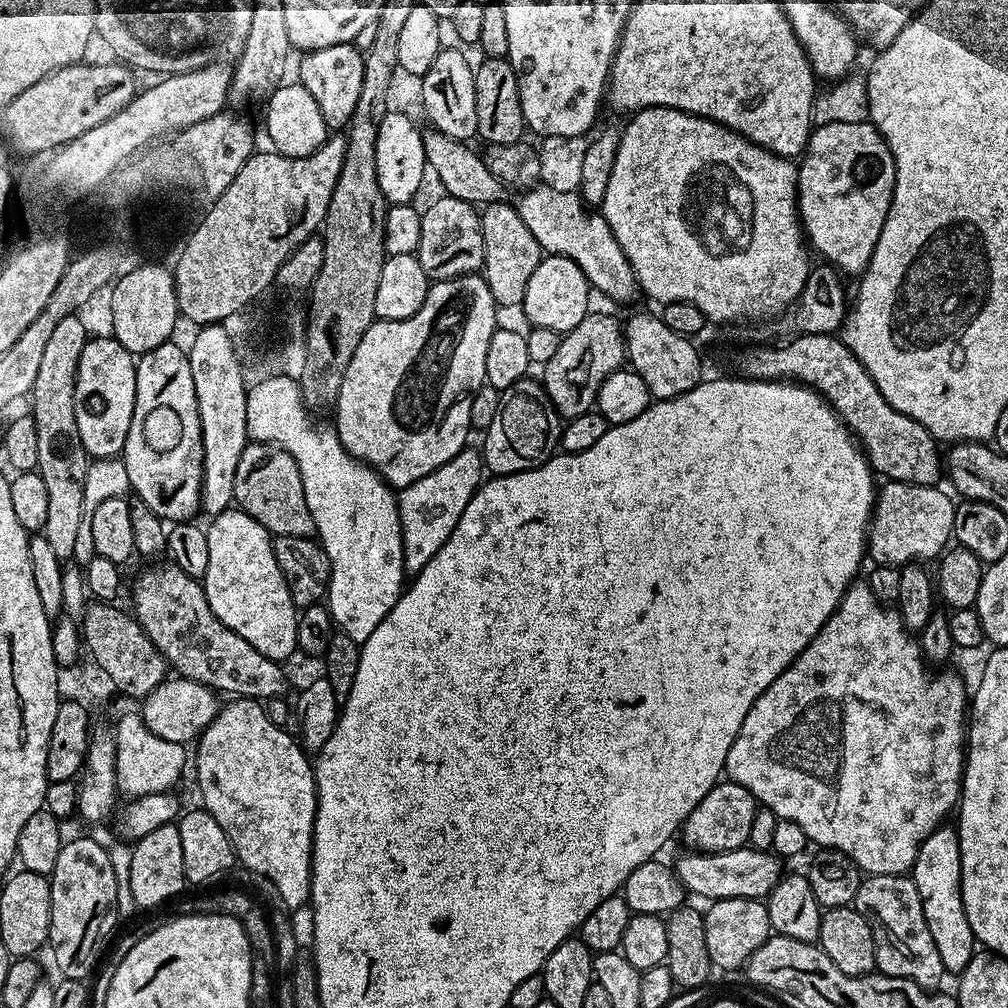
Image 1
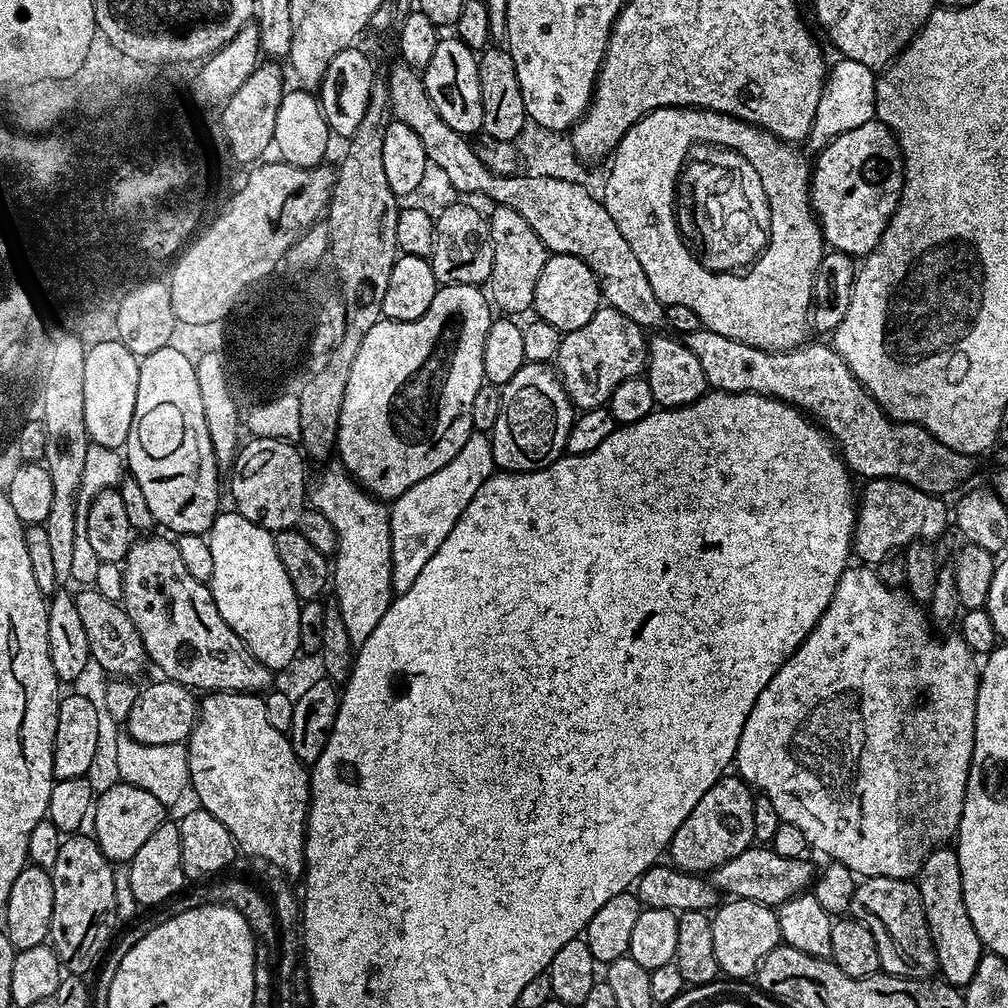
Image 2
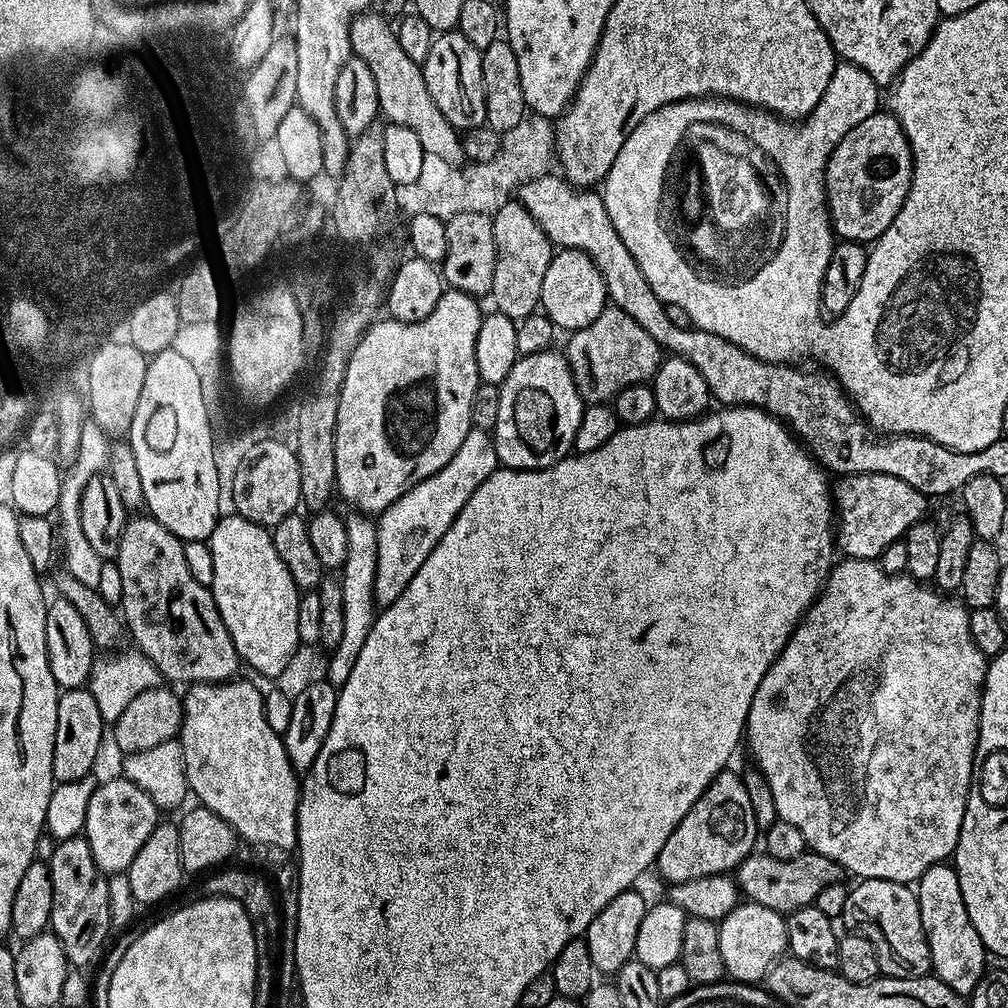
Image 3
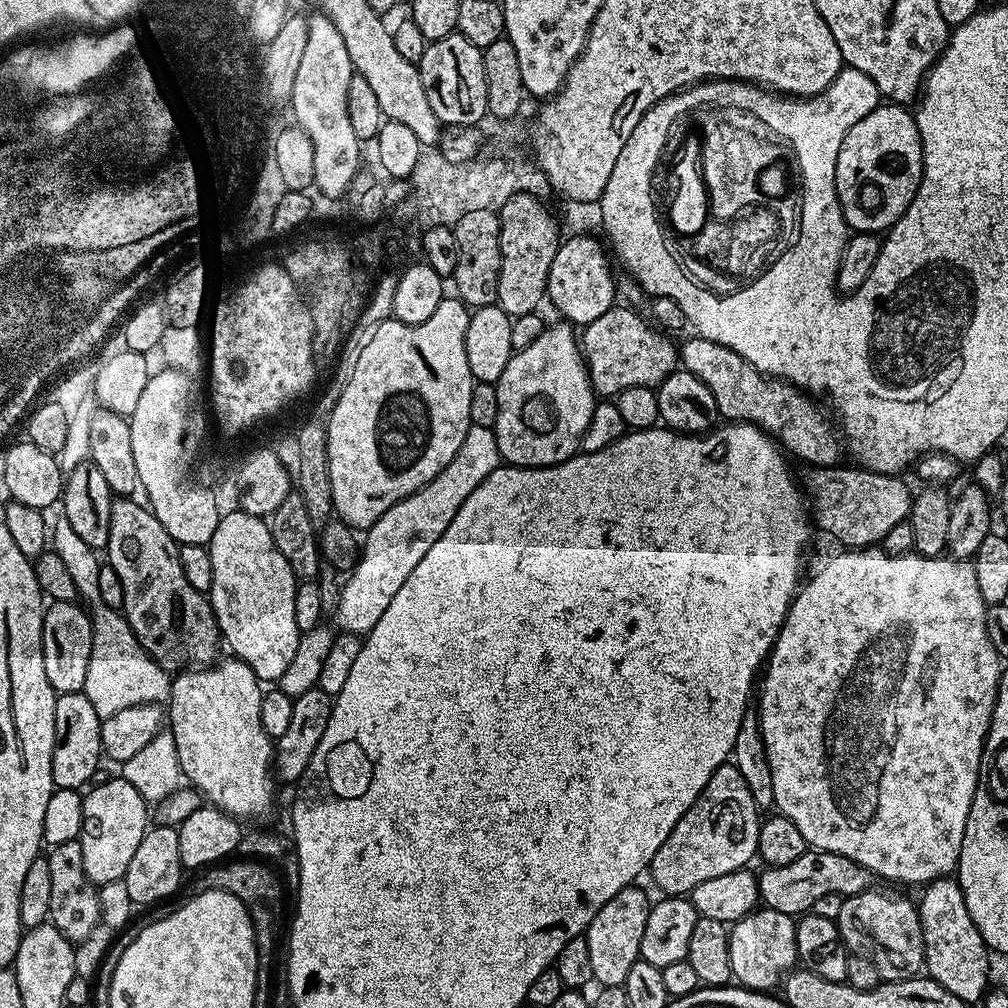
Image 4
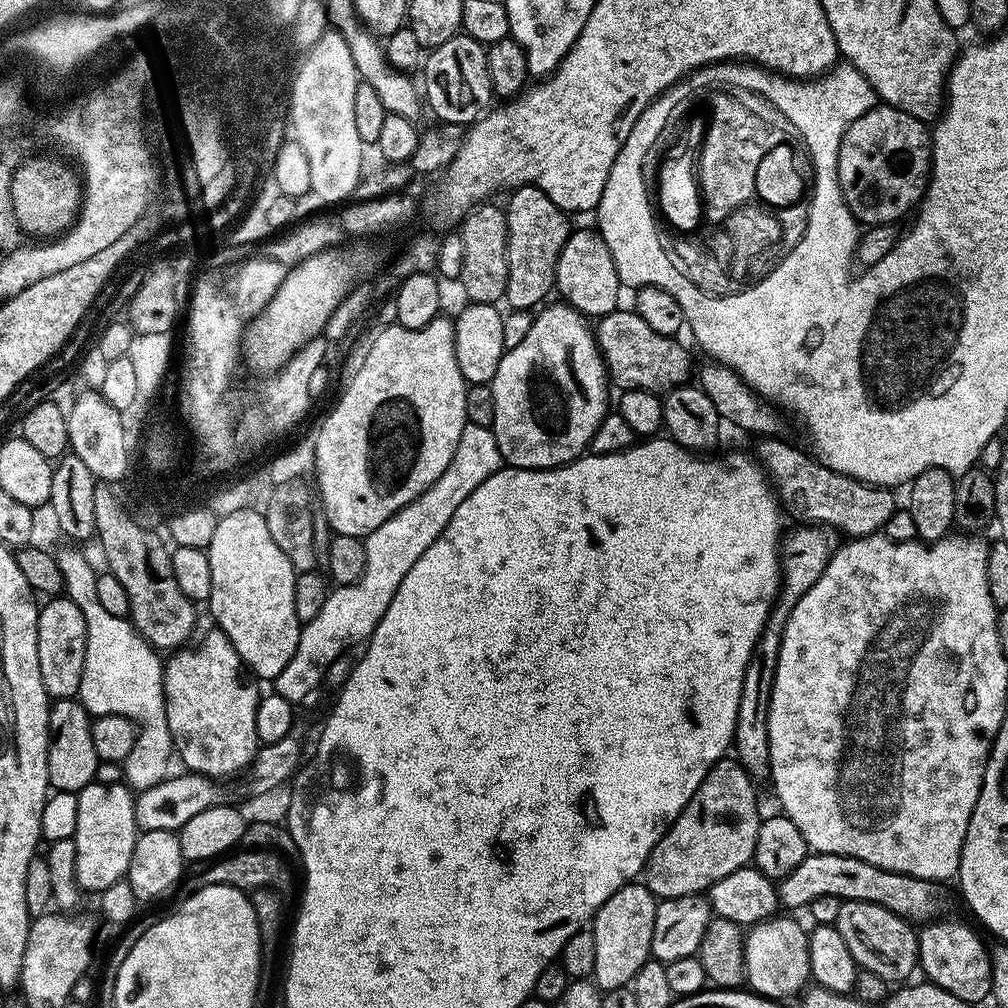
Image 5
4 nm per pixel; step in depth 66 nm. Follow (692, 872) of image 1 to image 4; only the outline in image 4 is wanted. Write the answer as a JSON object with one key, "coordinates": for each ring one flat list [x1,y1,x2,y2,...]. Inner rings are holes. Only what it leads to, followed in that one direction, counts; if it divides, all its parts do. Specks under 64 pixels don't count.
{"coordinates":[[805,850,794,862,786,862,786,866,765,867,759,873,760,898,763,907,778,910,782,914,799,918,811,913,814,902,825,894,853,896,859,892,869,891,873,887,874,877,858,862,846,858,842,854]]}

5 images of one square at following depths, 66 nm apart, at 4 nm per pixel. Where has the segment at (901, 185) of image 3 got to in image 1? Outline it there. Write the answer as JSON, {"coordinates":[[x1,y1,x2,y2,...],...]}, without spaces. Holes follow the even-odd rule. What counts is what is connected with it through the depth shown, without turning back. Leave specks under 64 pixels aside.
{"coordinates":[[868,120,830,122,813,127,808,144,798,160,796,209,800,211,800,227,811,251,815,255,817,252,821,261,831,264,845,277,859,277,874,254,874,246,878,246,878,234,882,234,882,226,890,214,895,173,894,154,890,154,890,146,886,146,882,134,878,134]]}

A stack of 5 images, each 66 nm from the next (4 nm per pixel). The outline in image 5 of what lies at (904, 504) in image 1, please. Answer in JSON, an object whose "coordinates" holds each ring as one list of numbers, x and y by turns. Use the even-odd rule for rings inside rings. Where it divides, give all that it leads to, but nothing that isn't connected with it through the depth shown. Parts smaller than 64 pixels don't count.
{"coordinates":[[760,438,755,441,755,459,761,468,768,473,769,480,776,490,777,497,782,505,783,511,792,516,797,516,797,521,807,522,812,526,827,526,829,529,837,528,845,532,845,537,859,538,861,536,875,536,884,527,884,523,890,518,890,514,898,511,898,504,892,495,891,488,880,488,875,482,863,484,846,474,838,474,821,464,815,455,803,452,792,444,787,444,784,438]]}

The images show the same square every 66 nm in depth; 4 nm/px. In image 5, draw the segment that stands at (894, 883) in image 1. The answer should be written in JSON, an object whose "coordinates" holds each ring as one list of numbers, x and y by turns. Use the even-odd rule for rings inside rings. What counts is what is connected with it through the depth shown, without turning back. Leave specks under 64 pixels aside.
{"coordinates":[[846,900,841,903,835,922,838,934,842,934,846,947,863,971,878,974,889,982,904,982,918,968,920,942,918,932,909,921,898,914,865,900]]}

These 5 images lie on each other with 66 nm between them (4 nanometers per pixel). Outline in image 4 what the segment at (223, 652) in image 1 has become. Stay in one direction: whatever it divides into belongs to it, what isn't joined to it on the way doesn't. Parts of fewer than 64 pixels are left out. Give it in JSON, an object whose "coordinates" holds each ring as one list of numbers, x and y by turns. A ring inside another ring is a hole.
{"coordinates":[[121,499,109,520,108,542,104,549,107,565,121,579,123,606,122,615,129,624,137,642,147,655,169,672,177,672,191,667,211,665,222,648,222,638,213,614,211,601,205,593,194,590,182,571,179,545,170,538,169,532,158,522,151,509,140,506,135,499]]}

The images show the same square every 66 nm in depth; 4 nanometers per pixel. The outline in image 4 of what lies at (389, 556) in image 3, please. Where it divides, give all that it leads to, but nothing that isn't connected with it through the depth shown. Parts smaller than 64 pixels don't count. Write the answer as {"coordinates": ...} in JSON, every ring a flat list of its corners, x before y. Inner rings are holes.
{"coordinates":[[473,424,466,430,466,438,462,438,458,454,450,458,450,462,429,484,422,485,414,494,390,506,390,510,386,510,378,522,369,526,365,535,368,537,362,540,361,558,343,581,340,590,334,620,341,633,367,634,376,625,378,618,386,614,386,606,394,602,394,594,402,590,402,582,406,582,414,566,422,562,426,550,430,550,430,546,442,538,446,526,454,522,454,514,462,502,466,502,466,498,470,498,480,483,501,464,495,431]]}

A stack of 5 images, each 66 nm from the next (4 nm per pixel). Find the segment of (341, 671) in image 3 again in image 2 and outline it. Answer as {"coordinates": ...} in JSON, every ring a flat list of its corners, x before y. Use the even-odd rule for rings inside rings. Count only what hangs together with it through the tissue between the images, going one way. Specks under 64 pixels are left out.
{"coordinates":[[335,467,321,474,316,489,311,489,310,504,334,526,336,550,330,564,330,588,336,591,334,603,346,624,350,642,359,646,374,634,374,626,382,622,382,614,386,614,394,599,390,522,388,508,364,491,343,467]]}

